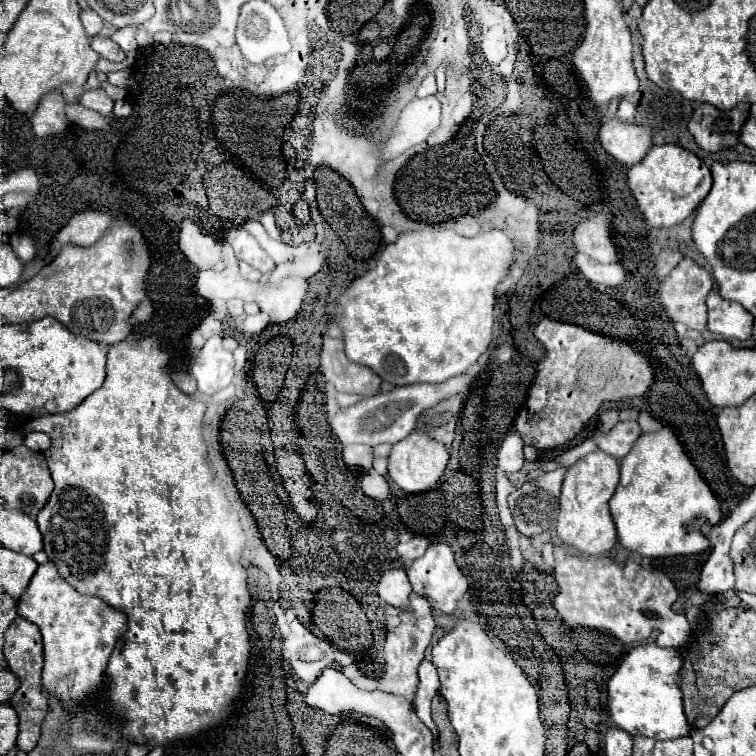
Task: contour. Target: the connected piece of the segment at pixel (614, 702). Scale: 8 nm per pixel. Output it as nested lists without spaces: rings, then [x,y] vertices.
[[[653,643],[631,649],[607,683],[607,707],[613,723],[629,733],[659,741],[689,735],[691,727],[683,713],[679,667],[681,655],[677,649],[663,649]]]

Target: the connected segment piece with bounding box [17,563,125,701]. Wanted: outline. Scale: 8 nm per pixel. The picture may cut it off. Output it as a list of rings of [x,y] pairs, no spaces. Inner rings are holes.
[[[53,563],[39,565],[29,587],[17,603],[17,613],[39,625],[43,635],[43,689],[57,699],[81,701],[81,697],[91,697],[103,681],[105,661],[115,647],[117,637],[125,633],[125,615],[117,609],[109,609],[97,597],[85,597],[77,593],[65,579],[57,577]]]

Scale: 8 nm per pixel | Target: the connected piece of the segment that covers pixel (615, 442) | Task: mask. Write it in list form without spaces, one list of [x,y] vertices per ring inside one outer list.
[[[619,421],[607,435],[597,435],[595,441],[599,449],[605,451],[607,455],[615,459],[623,459],[631,451],[639,435],[641,435],[641,429],[637,421]]]

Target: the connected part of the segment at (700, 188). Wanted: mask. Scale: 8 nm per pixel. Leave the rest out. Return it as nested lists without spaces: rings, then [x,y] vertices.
[[[669,143],[651,147],[645,159],[627,171],[627,187],[635,199],[637,209],[643,215],[643,221],[655,229],[667,229],[687,219],[707,197],[711,189],[711,171],[697,155]]]

